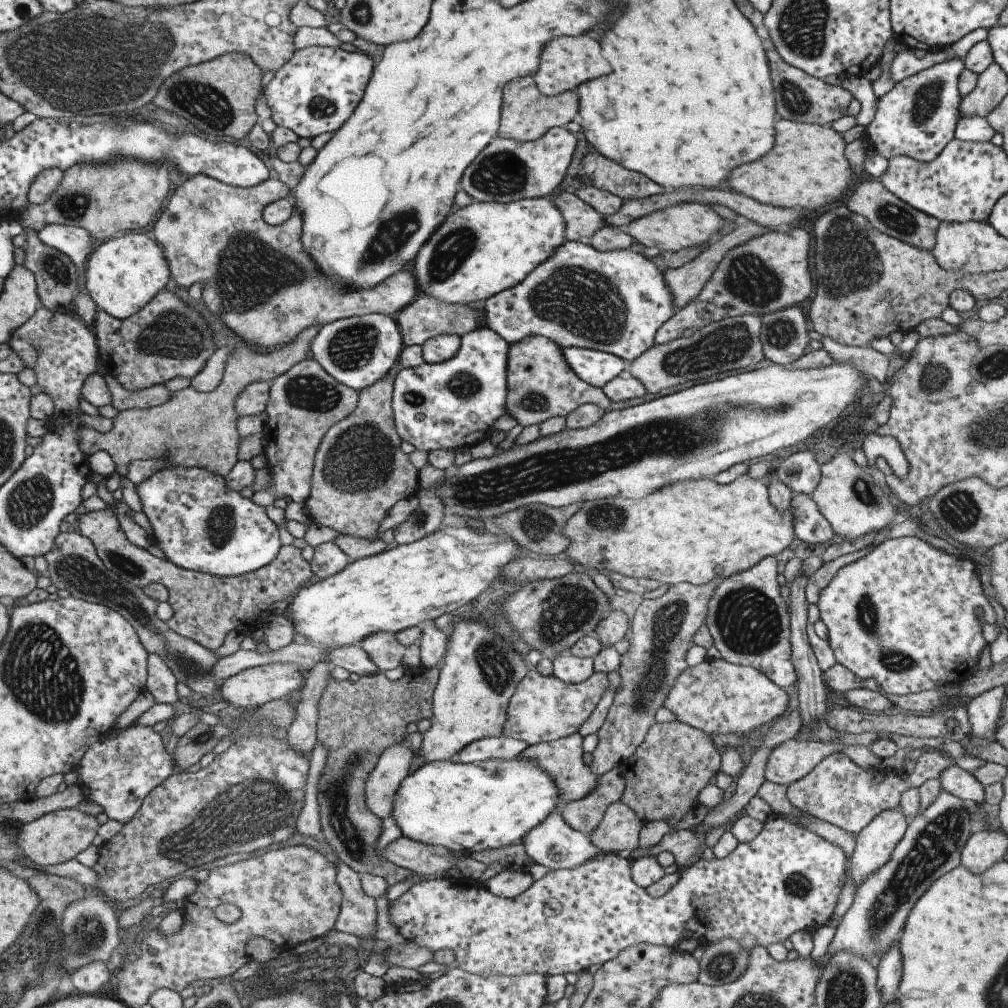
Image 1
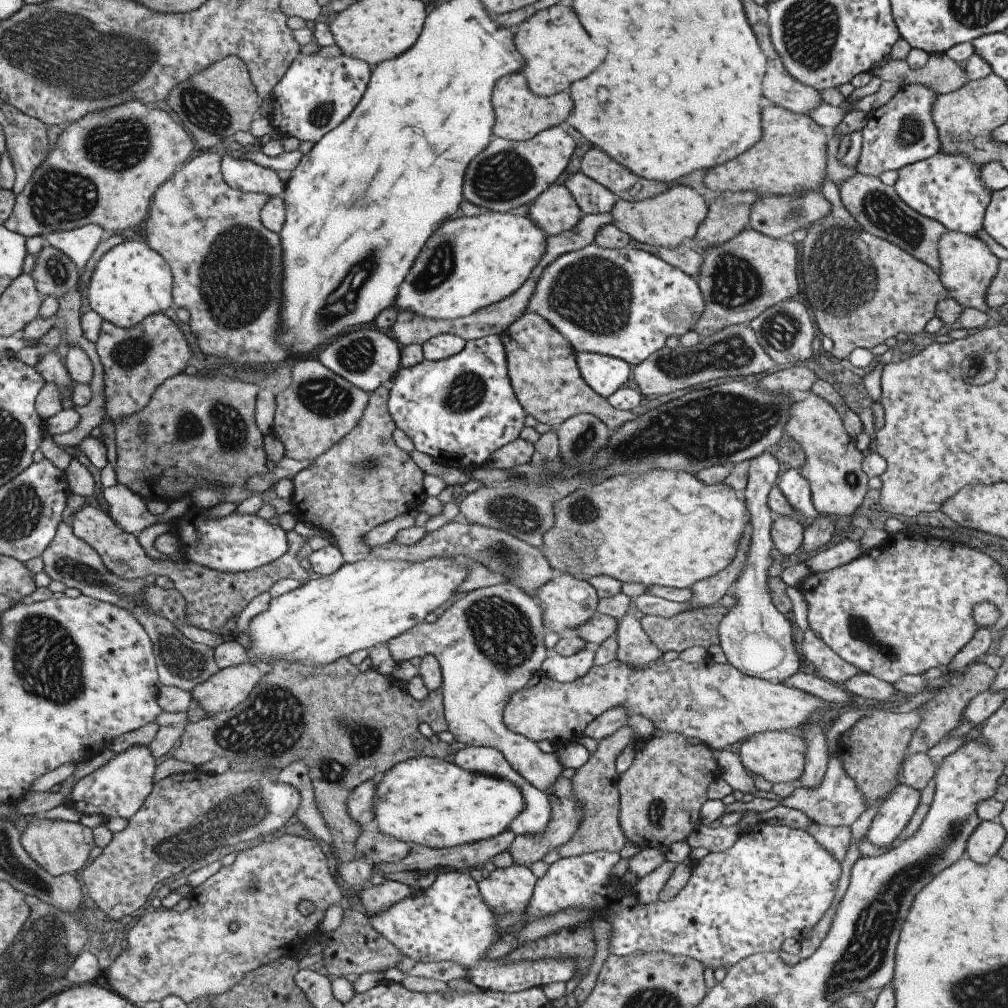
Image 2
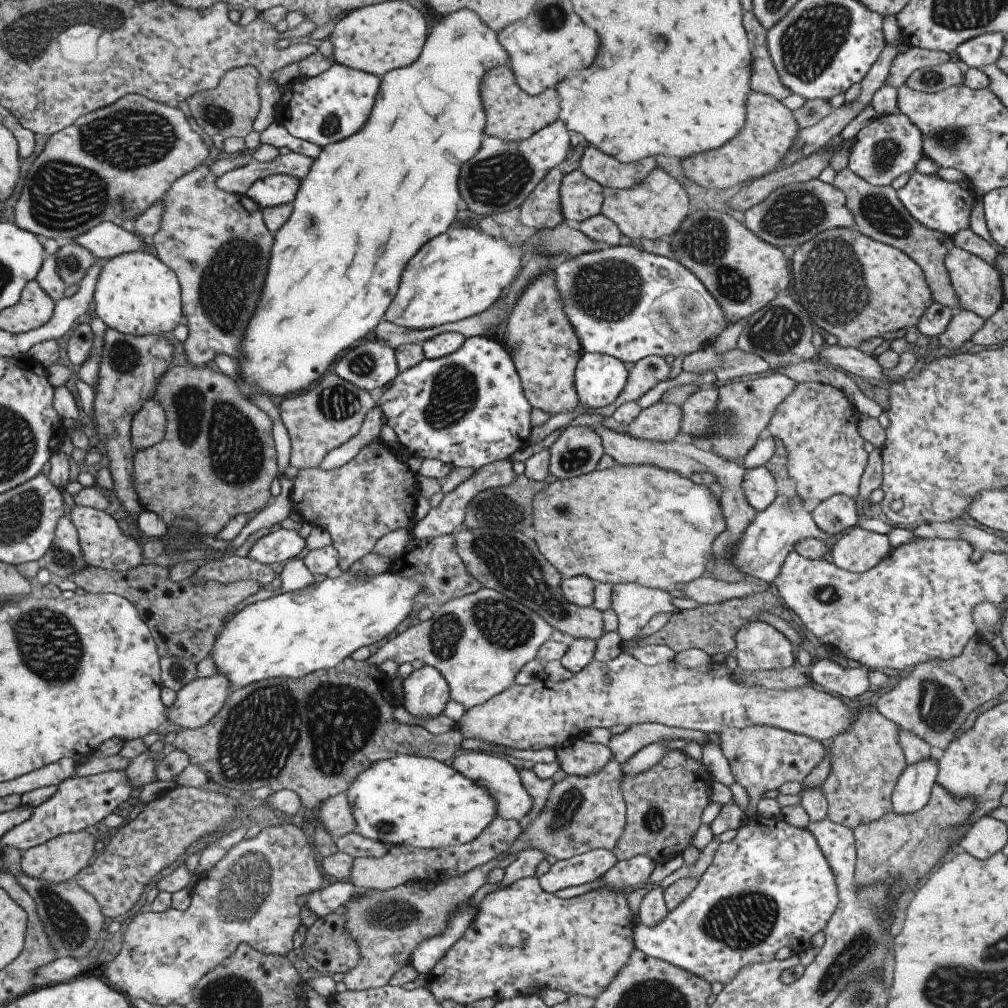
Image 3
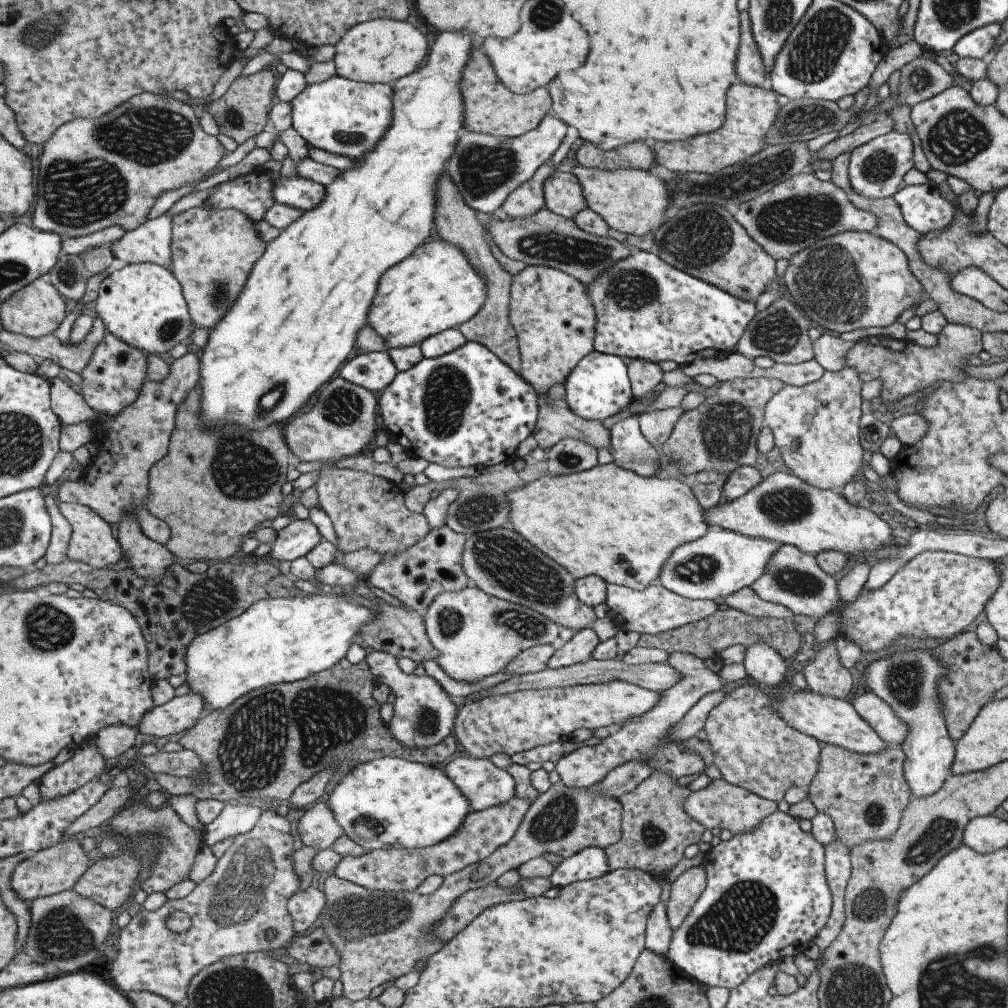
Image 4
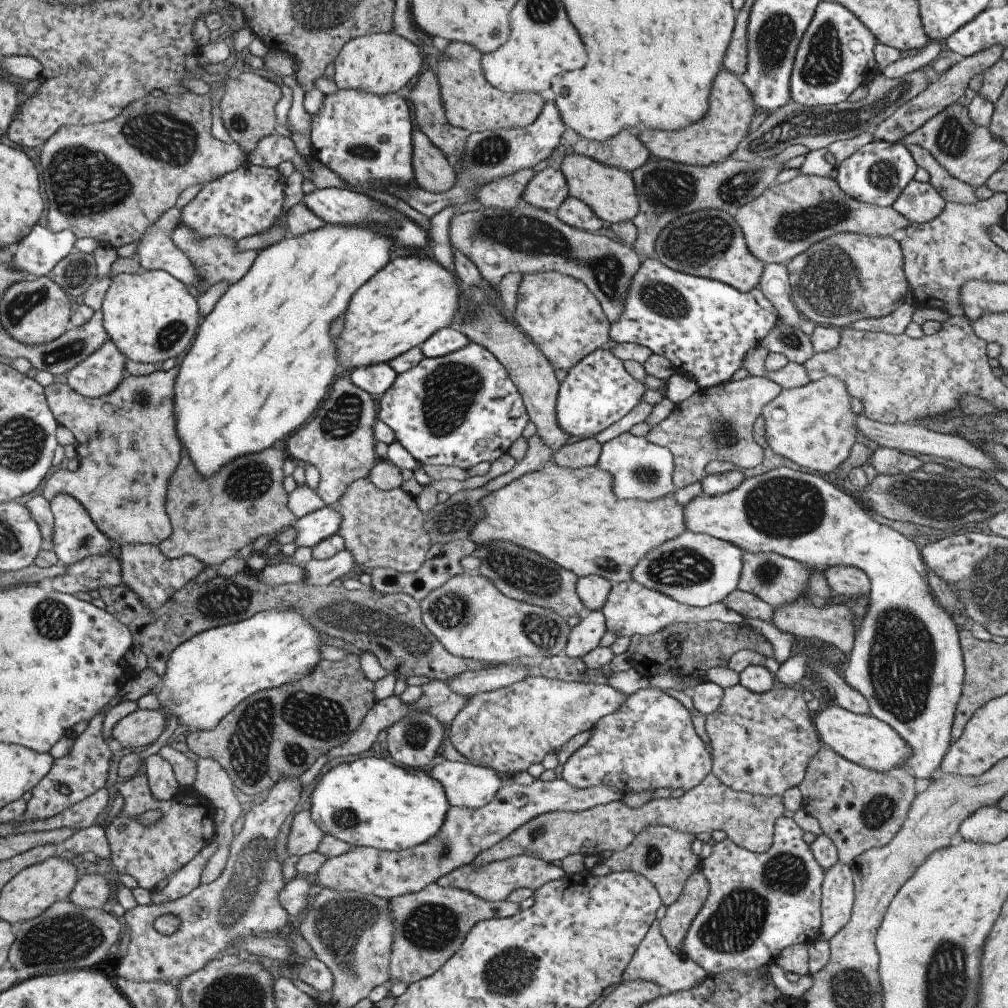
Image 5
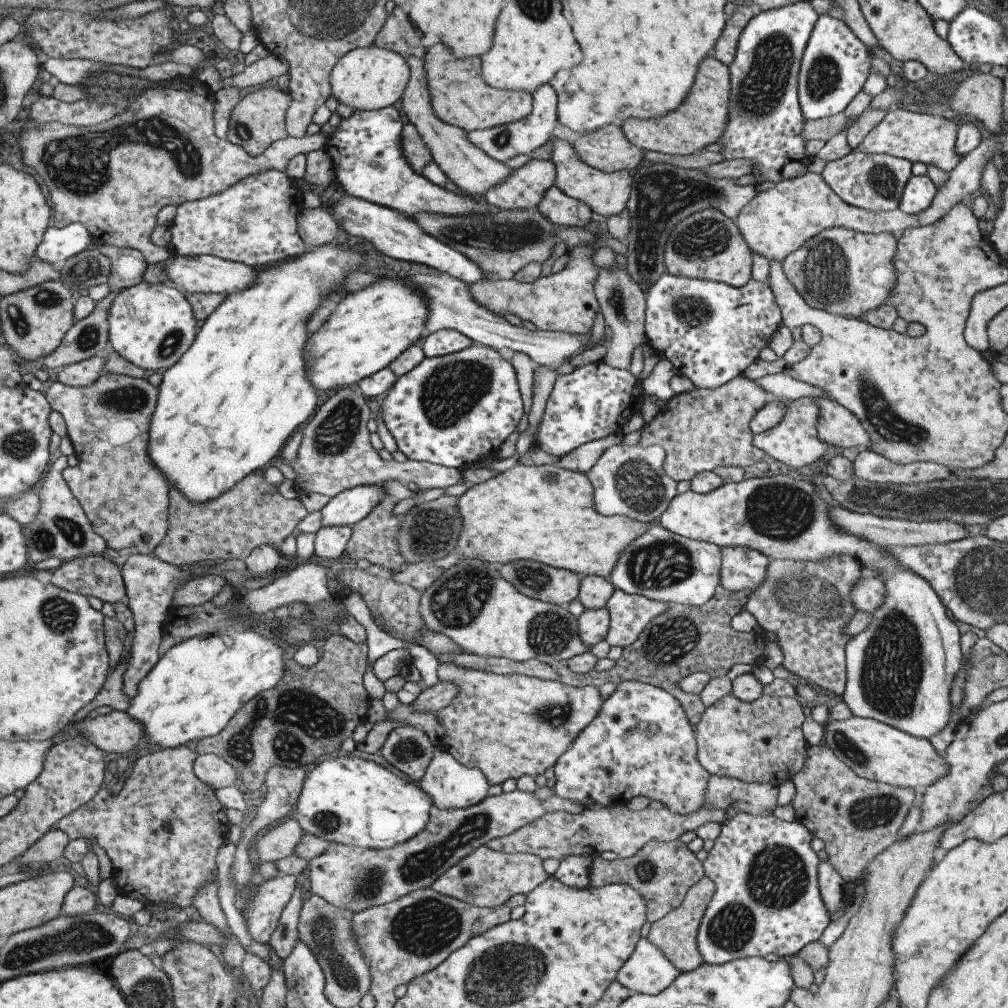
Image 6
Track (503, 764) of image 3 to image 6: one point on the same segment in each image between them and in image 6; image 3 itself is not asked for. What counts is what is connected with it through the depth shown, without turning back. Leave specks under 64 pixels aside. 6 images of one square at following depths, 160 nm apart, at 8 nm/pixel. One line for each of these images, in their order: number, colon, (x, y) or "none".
4: (484, 785)
5: (465, 785)
6: (449, 785)

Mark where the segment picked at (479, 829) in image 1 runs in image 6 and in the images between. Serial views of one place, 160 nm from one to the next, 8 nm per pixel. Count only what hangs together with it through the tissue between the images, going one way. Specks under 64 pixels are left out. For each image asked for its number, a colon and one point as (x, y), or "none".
2: (428, 801)
3: (404, 800)
4: (389, 802)
5: (368, 802)
6: (348, 800)

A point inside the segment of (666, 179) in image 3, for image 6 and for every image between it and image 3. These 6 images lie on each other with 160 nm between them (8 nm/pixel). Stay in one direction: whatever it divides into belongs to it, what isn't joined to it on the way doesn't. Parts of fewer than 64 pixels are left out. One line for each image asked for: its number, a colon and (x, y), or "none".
4: (632, 201)
5: (609, 192)
6: (605, 193)

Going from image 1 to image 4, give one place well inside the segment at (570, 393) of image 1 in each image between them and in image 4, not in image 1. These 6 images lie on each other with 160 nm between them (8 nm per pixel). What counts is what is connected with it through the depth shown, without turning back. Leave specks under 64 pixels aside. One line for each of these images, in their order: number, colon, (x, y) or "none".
2: (541, 364)
3: (541, 342)
4: (553, 318)

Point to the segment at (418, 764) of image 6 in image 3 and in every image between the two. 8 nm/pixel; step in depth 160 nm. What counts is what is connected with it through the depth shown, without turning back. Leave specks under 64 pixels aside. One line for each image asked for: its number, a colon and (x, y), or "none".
3: (424, 692)
4: (423, 715)
5: (413, 741)

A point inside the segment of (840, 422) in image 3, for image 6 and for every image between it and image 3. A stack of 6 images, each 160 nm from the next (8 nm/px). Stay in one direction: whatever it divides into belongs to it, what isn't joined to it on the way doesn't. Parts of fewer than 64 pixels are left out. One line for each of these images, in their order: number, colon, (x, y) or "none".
4: (814, 427)
5: (812, 426)
6: (793, 442)

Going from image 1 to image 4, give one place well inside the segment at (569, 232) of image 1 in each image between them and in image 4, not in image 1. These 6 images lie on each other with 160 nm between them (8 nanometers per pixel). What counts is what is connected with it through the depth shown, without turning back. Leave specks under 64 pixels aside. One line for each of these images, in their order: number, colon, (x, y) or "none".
2: (554, 210)
3: (539, 210)
4: (526, 199)

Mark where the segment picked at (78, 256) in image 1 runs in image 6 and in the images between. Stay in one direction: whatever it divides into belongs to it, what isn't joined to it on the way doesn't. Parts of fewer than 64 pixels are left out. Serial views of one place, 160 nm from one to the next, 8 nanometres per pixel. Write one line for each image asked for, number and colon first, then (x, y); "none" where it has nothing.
2: (78, 244)
3: (106, 240)
4: (150, 242)
5: (155, 251)
6: (204, 274)

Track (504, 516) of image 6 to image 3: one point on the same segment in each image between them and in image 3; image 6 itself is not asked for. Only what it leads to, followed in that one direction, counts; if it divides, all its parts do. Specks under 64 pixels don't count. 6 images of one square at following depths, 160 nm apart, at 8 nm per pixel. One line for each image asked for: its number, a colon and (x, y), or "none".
3: (640, 524)
4: (606, 521)
5: (570, 516)

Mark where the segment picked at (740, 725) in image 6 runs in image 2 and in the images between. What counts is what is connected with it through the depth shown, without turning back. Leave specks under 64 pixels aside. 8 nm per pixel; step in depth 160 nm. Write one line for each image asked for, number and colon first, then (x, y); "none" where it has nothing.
2: (777, 756)
3: (761, 758)
4: (753, 748)
5: (761, 743)

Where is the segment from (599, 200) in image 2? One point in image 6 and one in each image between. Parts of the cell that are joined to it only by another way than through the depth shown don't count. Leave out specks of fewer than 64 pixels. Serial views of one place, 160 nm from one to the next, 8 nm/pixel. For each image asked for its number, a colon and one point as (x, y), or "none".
3: (579, 197)
4: (562, 194)
5: (546, 189)
6: (526, 184)

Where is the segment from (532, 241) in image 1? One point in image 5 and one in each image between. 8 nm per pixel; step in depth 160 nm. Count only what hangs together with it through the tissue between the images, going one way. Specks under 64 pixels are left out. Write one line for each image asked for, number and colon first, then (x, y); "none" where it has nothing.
2: (469, 263)
3: (462, 273)
4: (435, 288)
5: (409, 299)

